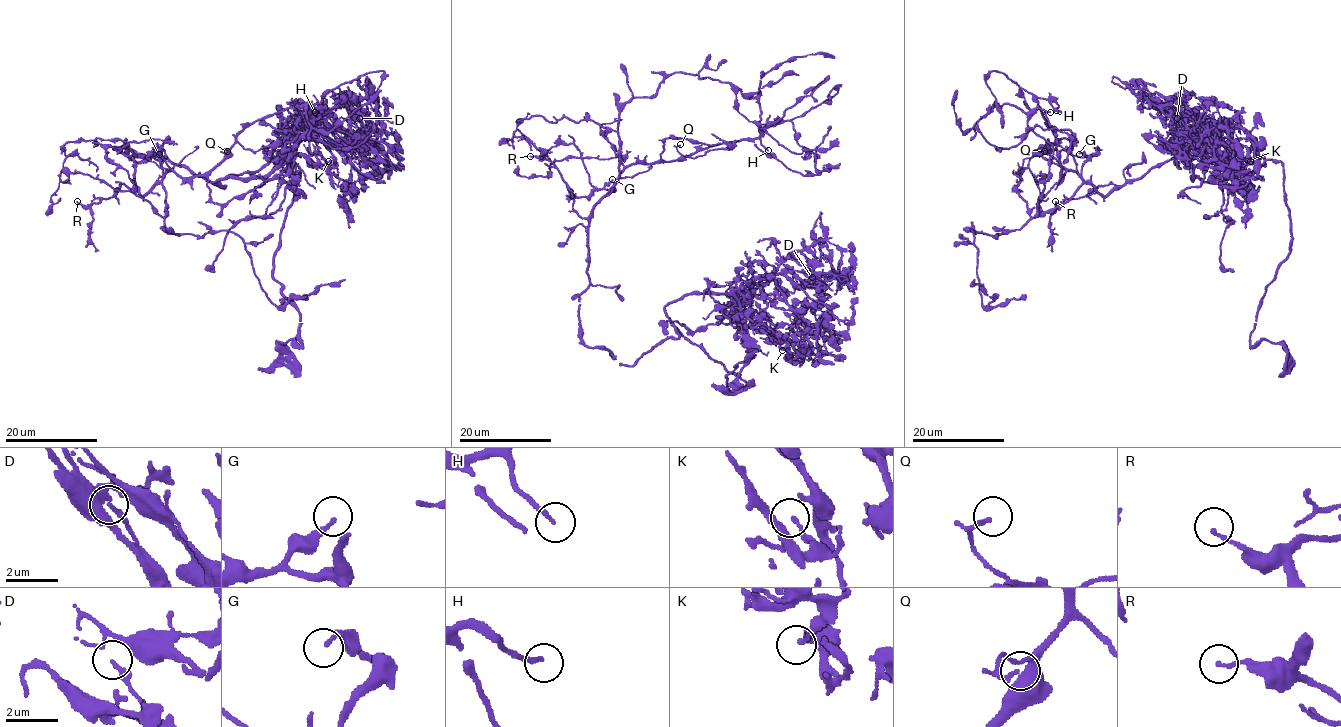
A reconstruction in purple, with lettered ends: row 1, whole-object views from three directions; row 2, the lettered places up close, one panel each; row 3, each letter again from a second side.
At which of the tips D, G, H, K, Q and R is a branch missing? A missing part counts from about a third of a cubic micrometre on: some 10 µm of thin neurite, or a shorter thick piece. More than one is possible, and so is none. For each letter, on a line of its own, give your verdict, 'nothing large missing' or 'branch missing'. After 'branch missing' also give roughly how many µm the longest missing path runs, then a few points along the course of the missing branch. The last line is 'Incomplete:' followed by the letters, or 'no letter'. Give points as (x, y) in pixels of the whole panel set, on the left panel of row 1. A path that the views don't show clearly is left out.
D: nothing large missing
G: nothing large missing
H: branch missing | 20 µm | (315, 112), (324, 106), (345, 112), (348, 106), (346, 102), (352, 97)
K: nothing large missing
Q: nothing large missing
R: nothing large missing
Incomplete: H

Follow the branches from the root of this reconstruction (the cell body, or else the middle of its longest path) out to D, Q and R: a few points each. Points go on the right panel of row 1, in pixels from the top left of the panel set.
D: (1226, 150), (1266, 164), (1237, 187), (1193, 178), (1188, 149), (1170, 139), (1188, 135), (1177, 118)
Q: (1226, 150), (1199, 139), (1193, 155), (1157, 163), (1105, 195), (1073, 171), (1062, 178), (1060, 155), (1044, 151)
R: (1226, 150), (1199, 139), (1193, 155), (1157, 163), (1118, 188), (1098, 185), (1077, 199), (1055, 201)

